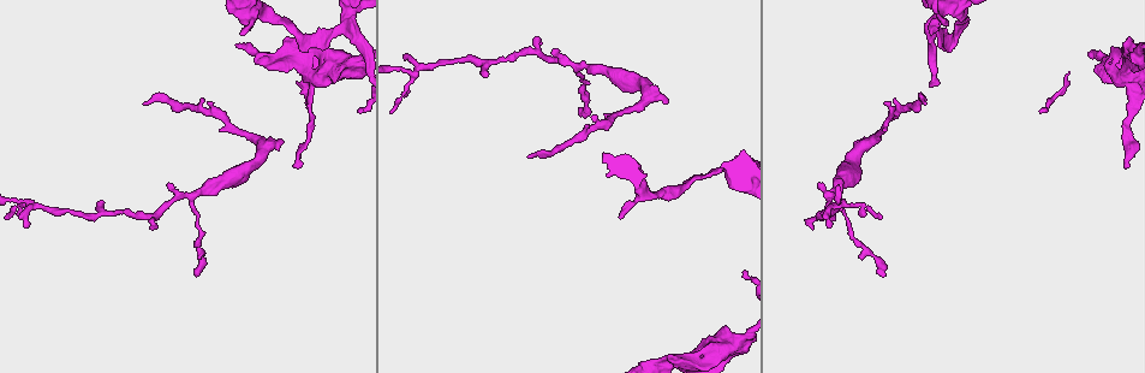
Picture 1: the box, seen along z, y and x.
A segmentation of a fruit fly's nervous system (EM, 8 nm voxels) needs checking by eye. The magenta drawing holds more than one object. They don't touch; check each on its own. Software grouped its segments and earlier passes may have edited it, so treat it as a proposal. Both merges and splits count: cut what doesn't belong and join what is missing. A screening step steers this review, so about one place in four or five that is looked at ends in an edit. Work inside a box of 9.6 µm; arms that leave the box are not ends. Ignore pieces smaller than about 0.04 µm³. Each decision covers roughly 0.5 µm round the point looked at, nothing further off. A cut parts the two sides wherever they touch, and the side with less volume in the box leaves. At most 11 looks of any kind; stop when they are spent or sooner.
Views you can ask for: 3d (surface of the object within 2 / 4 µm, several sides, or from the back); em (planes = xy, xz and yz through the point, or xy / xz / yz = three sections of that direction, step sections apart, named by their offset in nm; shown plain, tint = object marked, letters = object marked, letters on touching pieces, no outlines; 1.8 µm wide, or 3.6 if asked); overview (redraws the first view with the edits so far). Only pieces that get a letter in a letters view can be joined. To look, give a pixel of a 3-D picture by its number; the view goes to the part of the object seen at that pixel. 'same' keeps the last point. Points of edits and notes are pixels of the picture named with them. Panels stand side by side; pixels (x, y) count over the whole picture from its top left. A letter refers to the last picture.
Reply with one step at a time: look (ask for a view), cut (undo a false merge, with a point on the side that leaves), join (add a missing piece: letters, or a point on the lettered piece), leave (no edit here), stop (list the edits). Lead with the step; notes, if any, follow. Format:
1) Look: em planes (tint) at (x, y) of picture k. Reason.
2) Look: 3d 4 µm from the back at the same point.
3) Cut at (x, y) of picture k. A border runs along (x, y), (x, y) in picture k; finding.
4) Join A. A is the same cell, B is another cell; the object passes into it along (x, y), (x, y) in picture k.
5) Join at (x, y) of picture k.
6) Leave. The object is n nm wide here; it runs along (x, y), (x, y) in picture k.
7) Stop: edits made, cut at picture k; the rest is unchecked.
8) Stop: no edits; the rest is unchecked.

Look: em planes (letters) at (241, 33) of picture 1. Thin end.

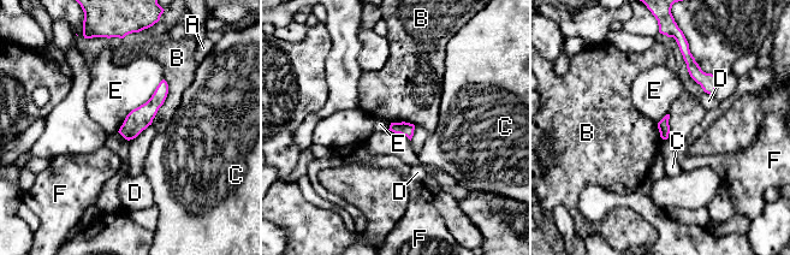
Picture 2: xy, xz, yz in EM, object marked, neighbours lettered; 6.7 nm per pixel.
Leave. A, B, C, D, E and F are other cells; it runs along (164, 84), (156, 101), (128, 136) in picture 2; none of them fits.

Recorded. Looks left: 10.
Look: 3d 2 µm from the back at (348, 18) of picture 1. Three arms meet.

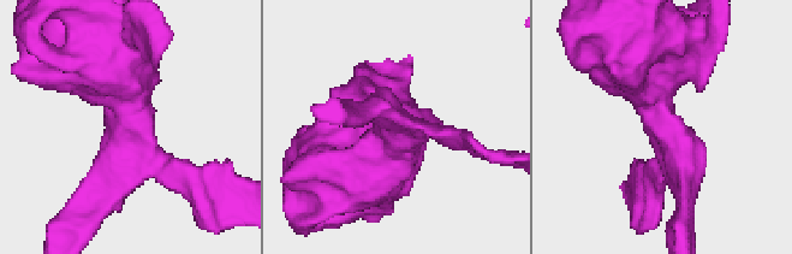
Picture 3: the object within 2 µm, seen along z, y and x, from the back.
Look: em planes (plain) at (400, 131) of picture 3.

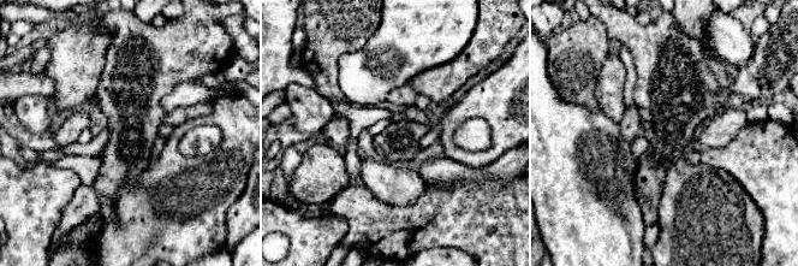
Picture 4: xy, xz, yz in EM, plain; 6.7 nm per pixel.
Look: em planes (letters) at the same point.

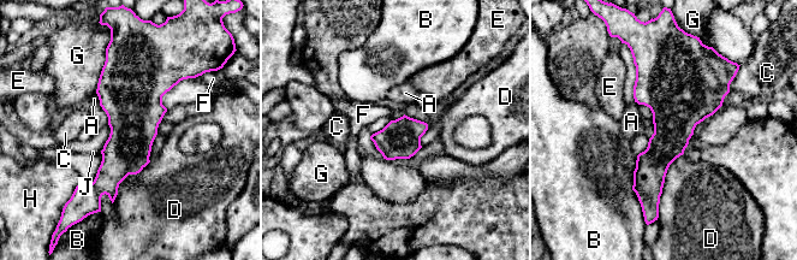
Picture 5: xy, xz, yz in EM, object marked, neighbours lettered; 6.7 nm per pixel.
Leave. The object is 260 nm wide here; the longest contact is with D, 440 nm; A, B, C, D, E, F, G, H and J are other cells; all the same cell.

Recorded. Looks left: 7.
Look: em 3.6 µm planes (letters) at (527, 155) of picture 1. Thin end.

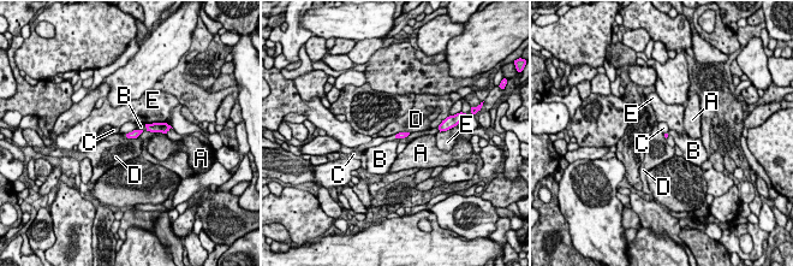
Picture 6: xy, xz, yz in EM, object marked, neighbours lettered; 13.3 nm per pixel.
Leave. A, B, C, D and E are other cells; a border runs along (410, 132), (398, 132), (395, 135) in picture 6; none of them fits.

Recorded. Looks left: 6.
Look: 3d 2 µm at (196, 276) of picture 1. Branch stops here.

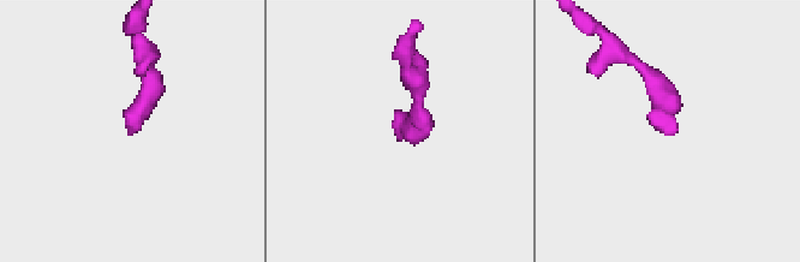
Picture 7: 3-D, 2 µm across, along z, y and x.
Look: em planes (letters) at (668, 135) of picture 7. Shape alone is not enough.

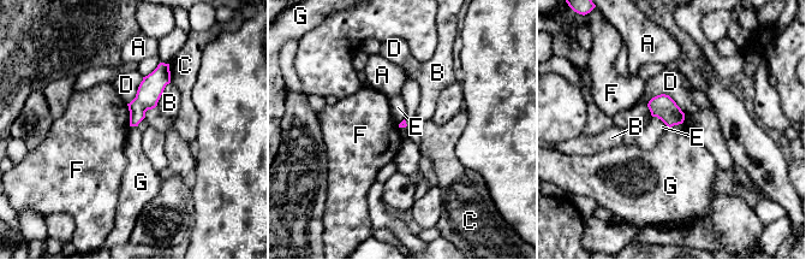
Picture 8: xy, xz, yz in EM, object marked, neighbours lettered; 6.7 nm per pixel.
Leave. A, B, C, D, E, F and G are other cells; a border runs along (681, 123), (668, 128) in picture 8; no lettered piece goes on from it.

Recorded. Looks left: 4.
Stop: no edits; the rest is unchecked.

